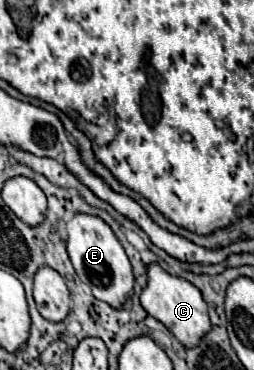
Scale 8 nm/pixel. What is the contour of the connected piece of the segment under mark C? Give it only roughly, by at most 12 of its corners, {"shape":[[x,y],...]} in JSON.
{"shape":[[146,265],[142,307],[182,345],[210,329],[190,281]]}

